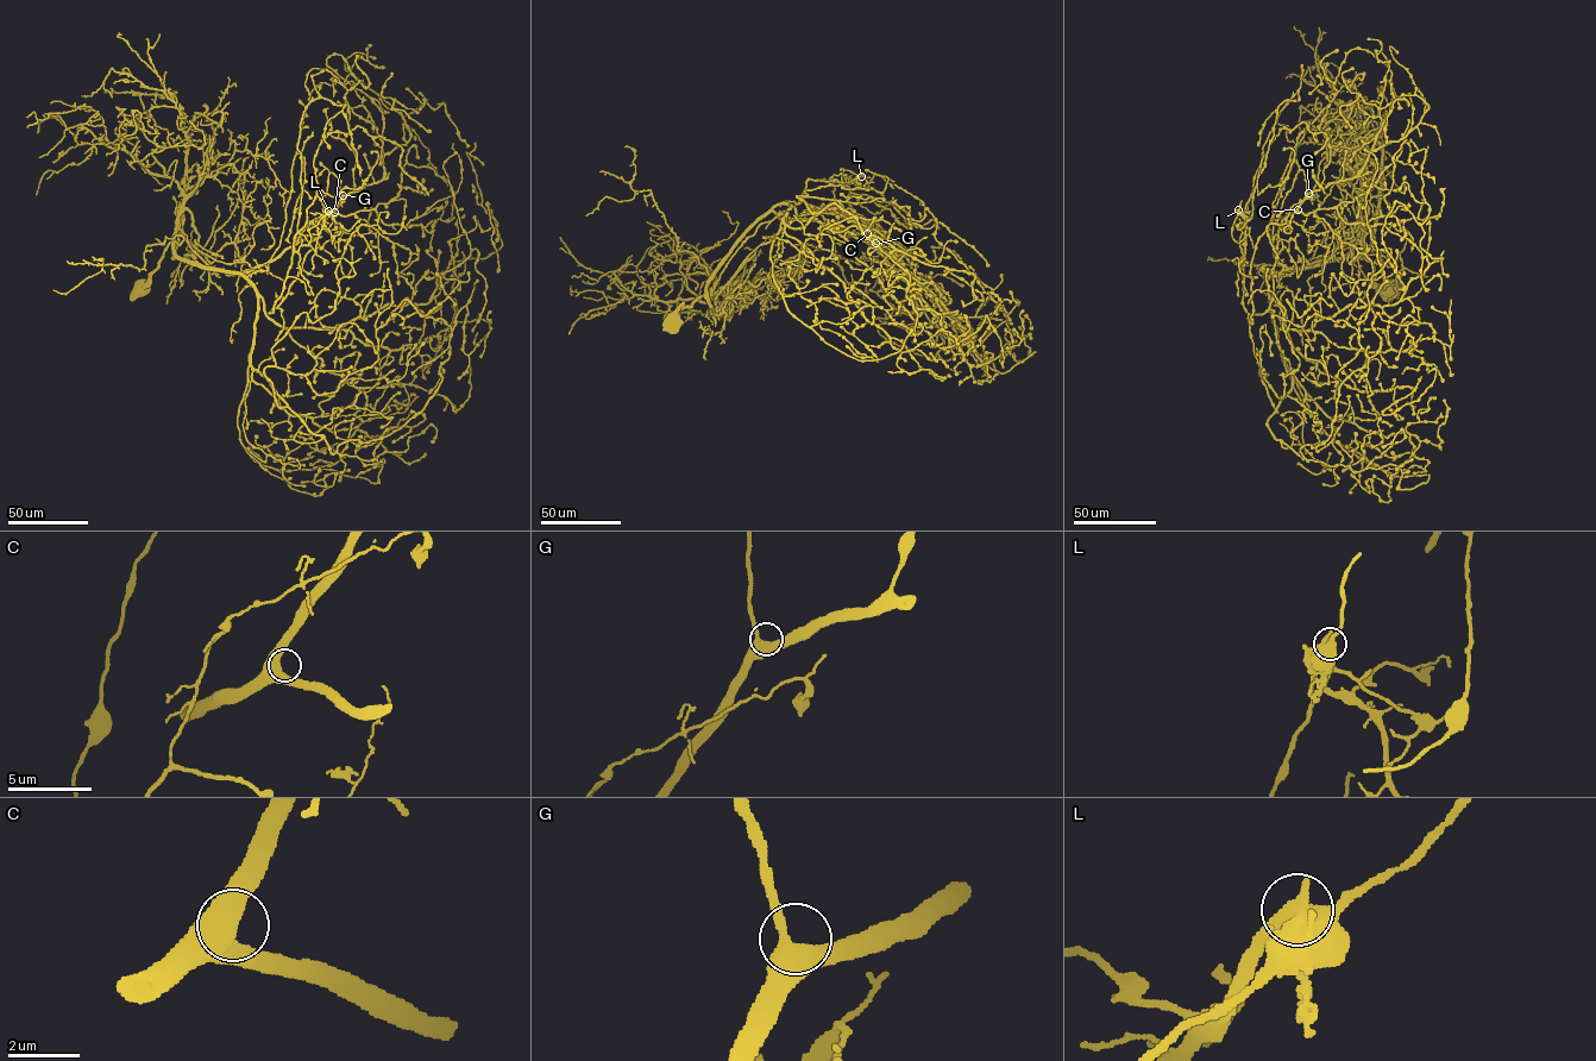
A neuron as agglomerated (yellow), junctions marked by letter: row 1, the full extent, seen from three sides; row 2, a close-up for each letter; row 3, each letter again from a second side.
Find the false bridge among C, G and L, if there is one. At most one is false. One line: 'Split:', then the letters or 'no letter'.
Split: L

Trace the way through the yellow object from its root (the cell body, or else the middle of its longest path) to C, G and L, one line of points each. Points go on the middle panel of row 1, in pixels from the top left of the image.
C: (671, 321), (704, 294), (722, 259), (771, 212), (786, 221), (809, 212), (837, 214), (867, 233)
G: (671, 321), (704, 294), (722, 259), (771, 212), (786, 221), (809, 212), (837, 214), (875, 243)
L: (671, 321), (771, 212), (786, 221), (809, 212), (852, 218), (808, 205), (808, 180), (861, 176)

